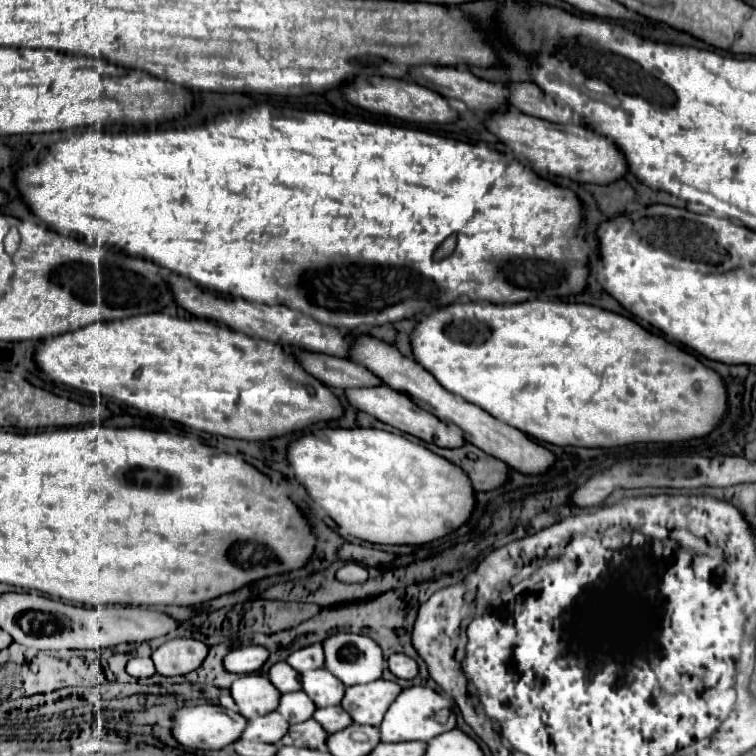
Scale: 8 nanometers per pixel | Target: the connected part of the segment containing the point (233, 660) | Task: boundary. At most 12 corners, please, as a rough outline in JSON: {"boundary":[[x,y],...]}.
{"boundary":[[255,644],[233,648],[223,666],[233,674],[251,674],[269,652]]}

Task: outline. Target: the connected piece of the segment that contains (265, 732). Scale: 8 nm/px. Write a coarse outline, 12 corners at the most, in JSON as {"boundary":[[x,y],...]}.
{"boundary":[[279,712],[247,722],[238,740],[277,744],[289,722]]}

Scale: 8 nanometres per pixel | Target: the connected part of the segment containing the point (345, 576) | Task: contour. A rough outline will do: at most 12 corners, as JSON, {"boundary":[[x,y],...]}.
{"boundary":[[345,562],[337,572],[341,582],[365,582],[367,568]]}

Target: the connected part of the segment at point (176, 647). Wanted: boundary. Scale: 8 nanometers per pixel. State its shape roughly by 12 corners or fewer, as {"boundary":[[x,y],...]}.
{"boundary":[[175,638],[153,652],[161,676],[181,676],[201,666],[207,646]]}

